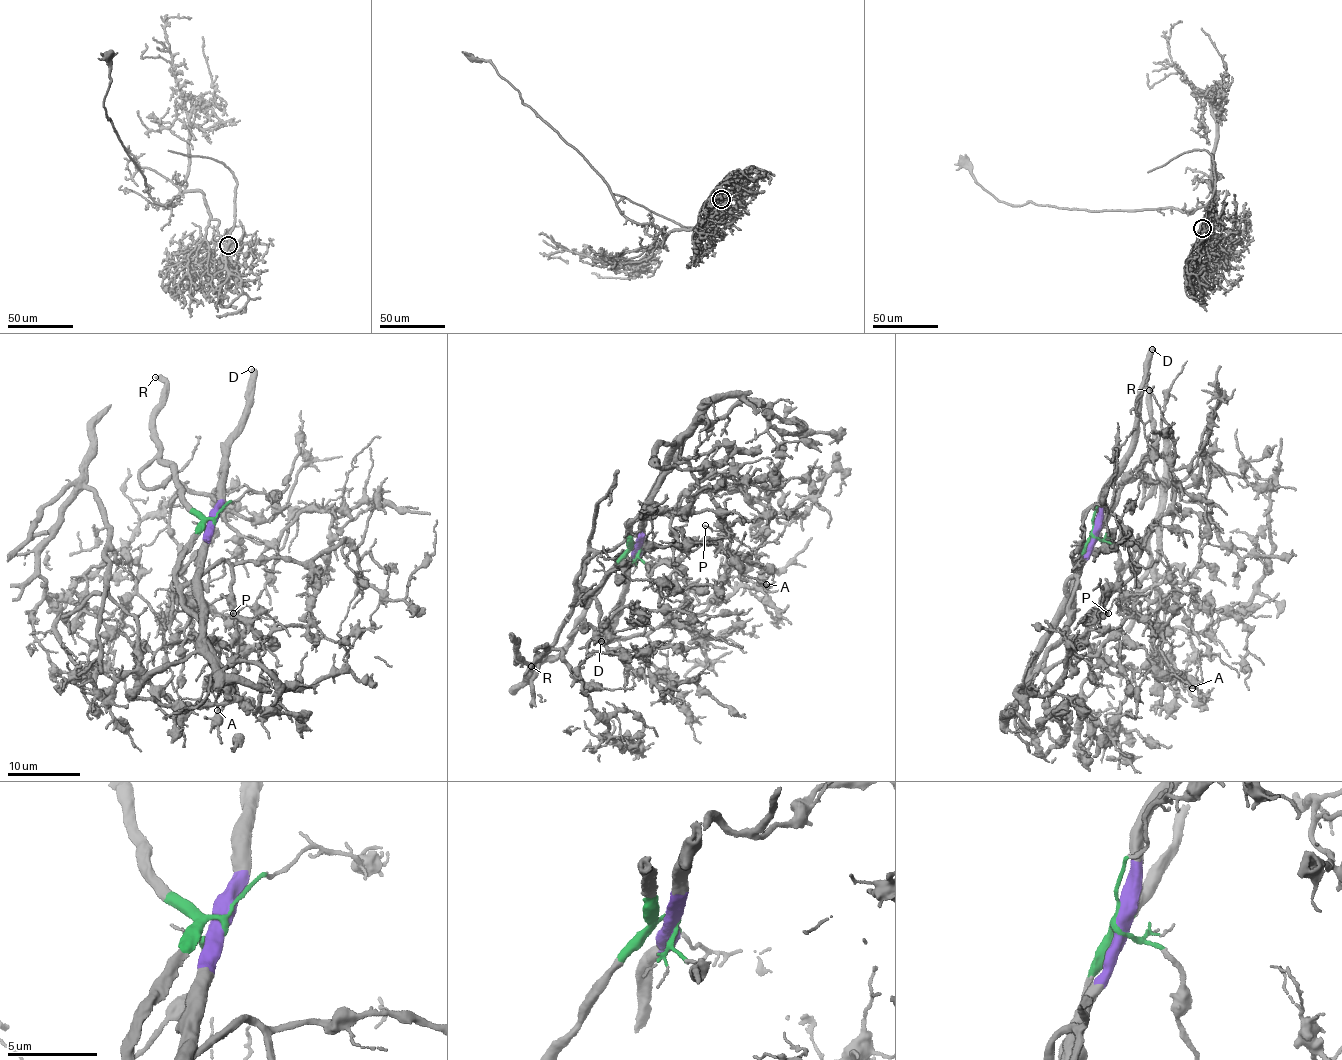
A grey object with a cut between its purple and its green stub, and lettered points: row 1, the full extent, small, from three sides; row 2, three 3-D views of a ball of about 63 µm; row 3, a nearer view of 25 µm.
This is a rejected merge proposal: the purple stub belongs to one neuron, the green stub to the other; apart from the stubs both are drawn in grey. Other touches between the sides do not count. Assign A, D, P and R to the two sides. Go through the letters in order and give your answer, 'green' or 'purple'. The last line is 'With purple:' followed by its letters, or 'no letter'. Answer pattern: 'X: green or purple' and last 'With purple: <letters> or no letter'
A: green
D: purple
P: green
R: green
With purple: D

